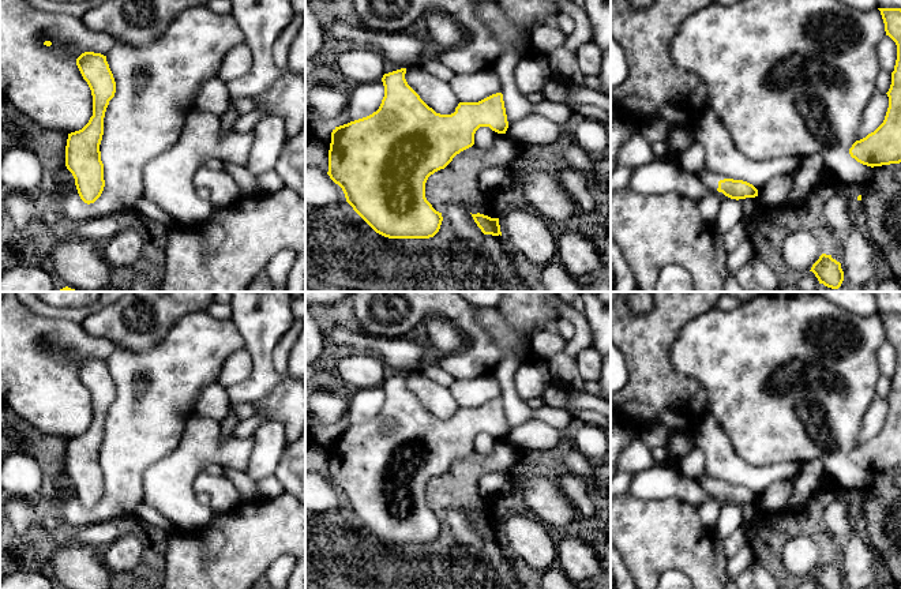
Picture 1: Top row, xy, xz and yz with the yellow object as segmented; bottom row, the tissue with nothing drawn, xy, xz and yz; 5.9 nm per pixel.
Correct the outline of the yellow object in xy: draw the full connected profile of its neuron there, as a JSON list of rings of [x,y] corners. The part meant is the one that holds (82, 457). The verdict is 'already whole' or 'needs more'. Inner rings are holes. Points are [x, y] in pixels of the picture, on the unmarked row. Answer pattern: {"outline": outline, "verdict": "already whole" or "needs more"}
{"outline": [[[85,357],[76,364],[76,371],[91,395],[93,421],[82,435],[68,439],[65,472],[75,484],[80,504],[90,510],[101,502],[105,492],[100,450],[105,417],[114,402],[116,387],[106,361],[101,359]]], "verdict": "already whole"}

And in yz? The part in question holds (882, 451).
{"outline": [[[878,314],[886,341],[897,350],[897,365],[891,378],[891,390],[886,398],[889,413],[883,428],[866,443],[856,446],[849,459],[867,472],[901,468],[901,314]]], "verdict": "already whole"}

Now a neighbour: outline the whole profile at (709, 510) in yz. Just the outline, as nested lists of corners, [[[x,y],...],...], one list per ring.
[[[709,495],[705,502],[697,506],[697,510],[703,526],[713,532],[721,511],[721,503]]]

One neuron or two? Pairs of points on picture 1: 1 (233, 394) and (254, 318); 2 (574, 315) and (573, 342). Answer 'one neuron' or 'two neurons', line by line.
1: one neuron
2: one neuron

